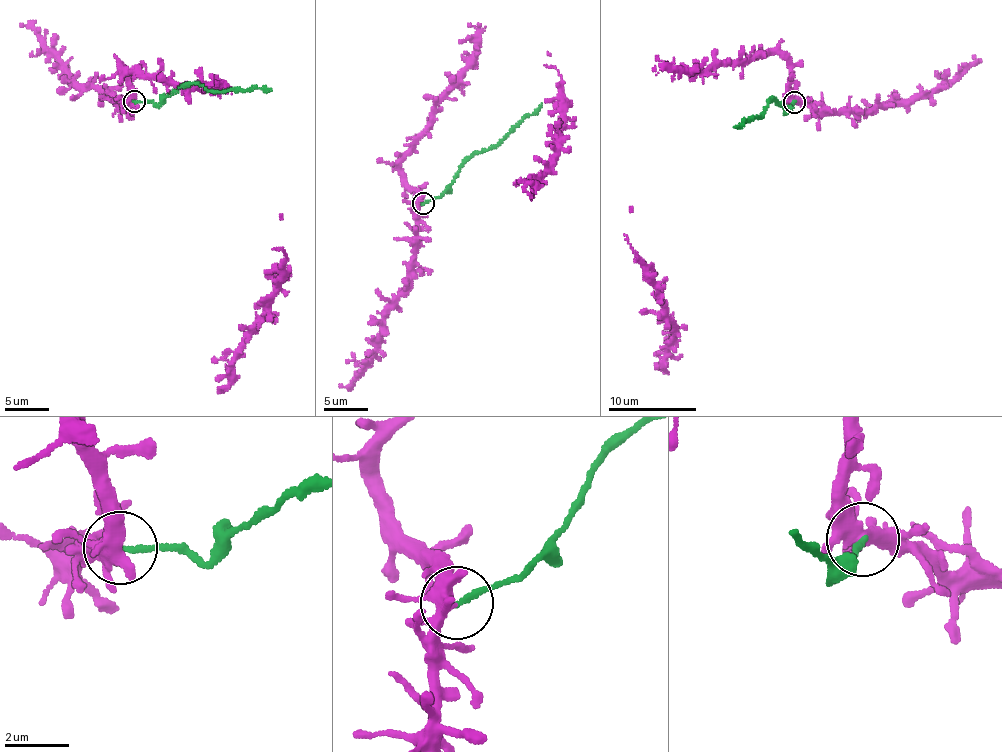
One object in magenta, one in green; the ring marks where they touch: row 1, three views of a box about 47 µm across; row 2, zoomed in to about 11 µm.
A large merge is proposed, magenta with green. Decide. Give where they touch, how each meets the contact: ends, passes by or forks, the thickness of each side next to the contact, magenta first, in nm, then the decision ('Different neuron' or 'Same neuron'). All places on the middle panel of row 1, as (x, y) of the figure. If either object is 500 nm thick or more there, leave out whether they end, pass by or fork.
Place: (423, 203). At the ring magenta forks. At the ring green ends. Thickness 400 nm (magenta) against 170 nm. Different neuron

